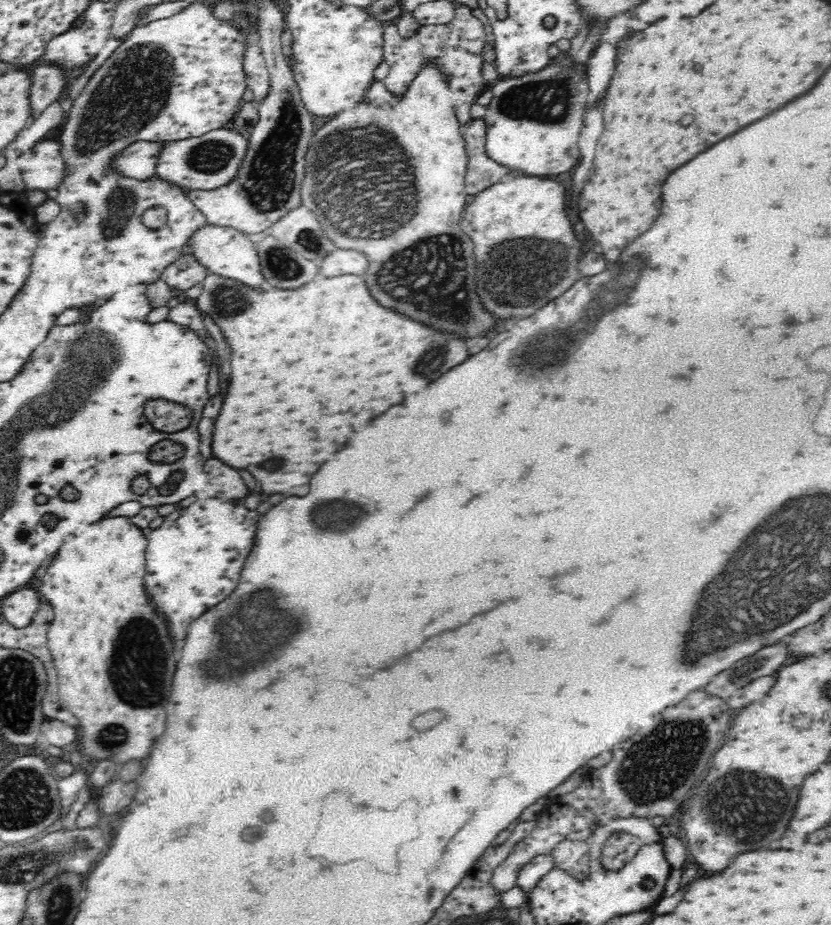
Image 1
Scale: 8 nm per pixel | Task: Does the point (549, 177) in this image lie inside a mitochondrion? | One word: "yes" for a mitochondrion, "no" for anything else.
no

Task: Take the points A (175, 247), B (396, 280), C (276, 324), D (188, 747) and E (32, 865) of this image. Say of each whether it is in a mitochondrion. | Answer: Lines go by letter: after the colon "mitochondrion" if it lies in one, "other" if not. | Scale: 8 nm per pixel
A: other
B: mitochondrion
C: other
D: other
E: mitochondrion

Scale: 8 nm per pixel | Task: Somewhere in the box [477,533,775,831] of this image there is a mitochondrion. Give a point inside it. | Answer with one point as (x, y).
(667, 749)

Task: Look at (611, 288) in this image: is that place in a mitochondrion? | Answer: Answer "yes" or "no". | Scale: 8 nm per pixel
yes

